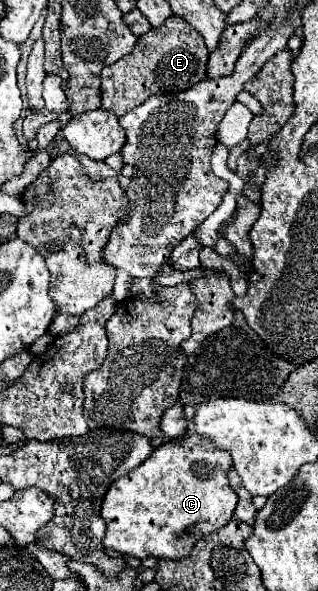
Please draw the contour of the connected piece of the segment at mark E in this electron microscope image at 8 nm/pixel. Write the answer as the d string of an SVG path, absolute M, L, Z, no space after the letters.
M168 17L164 25L144 33L144 37L138 39L140 41L134 45L128 57L104 67L100 73L102 109L112 111L116 117L122 117L128 113L128 109L138 107L156 93L170 93L172 87L174 91L184 91L206 77L208 49L202 35L194 31L184 19Z

